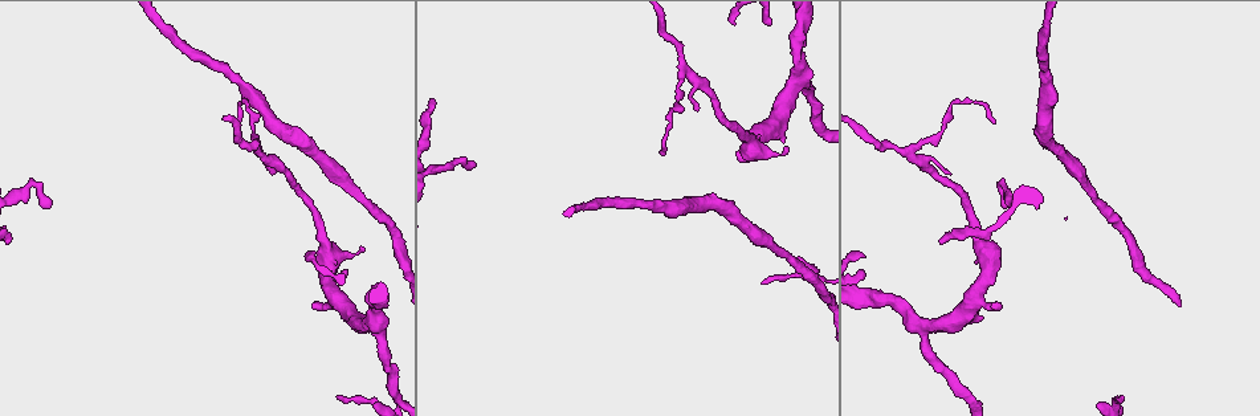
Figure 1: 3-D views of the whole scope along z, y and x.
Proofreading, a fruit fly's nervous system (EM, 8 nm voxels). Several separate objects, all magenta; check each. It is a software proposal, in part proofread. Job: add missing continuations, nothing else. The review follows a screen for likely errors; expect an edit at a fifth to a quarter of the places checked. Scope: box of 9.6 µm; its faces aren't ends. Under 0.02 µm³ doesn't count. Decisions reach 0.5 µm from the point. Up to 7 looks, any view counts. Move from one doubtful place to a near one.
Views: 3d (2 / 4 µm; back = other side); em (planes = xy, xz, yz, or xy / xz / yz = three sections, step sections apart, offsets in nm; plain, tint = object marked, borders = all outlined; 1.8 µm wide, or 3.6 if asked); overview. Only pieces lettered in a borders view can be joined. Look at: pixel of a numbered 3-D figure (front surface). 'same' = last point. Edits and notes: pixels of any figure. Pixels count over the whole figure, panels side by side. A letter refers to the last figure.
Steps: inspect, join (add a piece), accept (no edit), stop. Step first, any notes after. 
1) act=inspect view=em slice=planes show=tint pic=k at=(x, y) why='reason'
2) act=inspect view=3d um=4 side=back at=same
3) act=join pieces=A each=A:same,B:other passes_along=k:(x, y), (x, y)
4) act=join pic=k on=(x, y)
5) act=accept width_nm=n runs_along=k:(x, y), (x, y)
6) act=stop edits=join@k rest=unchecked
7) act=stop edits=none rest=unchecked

act=inspect view=3d um=4 pic=1 at=(241, 120) why='end of a long branch'

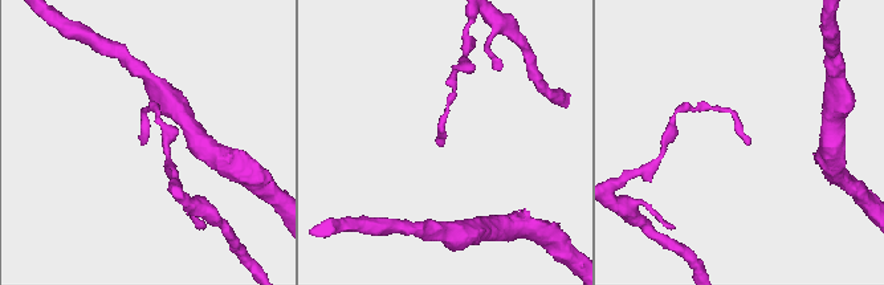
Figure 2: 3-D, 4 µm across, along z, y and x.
act=inspect view=em slice=planes show=borders pic=2 at=(441, 146)

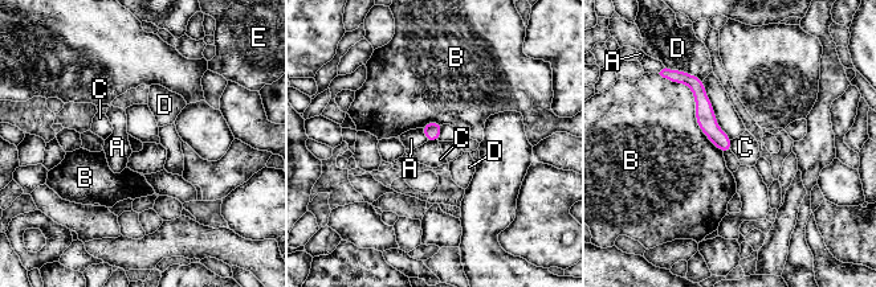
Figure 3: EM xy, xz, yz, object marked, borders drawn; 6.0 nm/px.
act=accept width_nm=100 each=A:other,B:other,C:other,D:other,E:other runs_along=3:(687, 77), (709, 127), (728, 147) found='no lettered piece goes on from it'

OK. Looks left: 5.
act=inspect view=em slice=yz step=4 show=borders pic=1 at=(1002, 206) why='branch stops here'

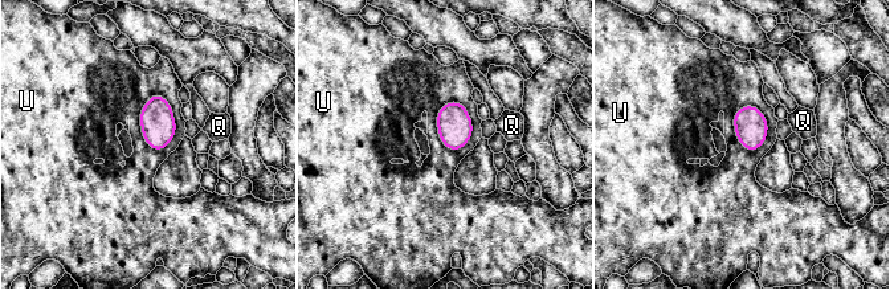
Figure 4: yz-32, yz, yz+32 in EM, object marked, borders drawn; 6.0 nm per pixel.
act=inspect view=em slice=planes show=borders at=same why='another direction'

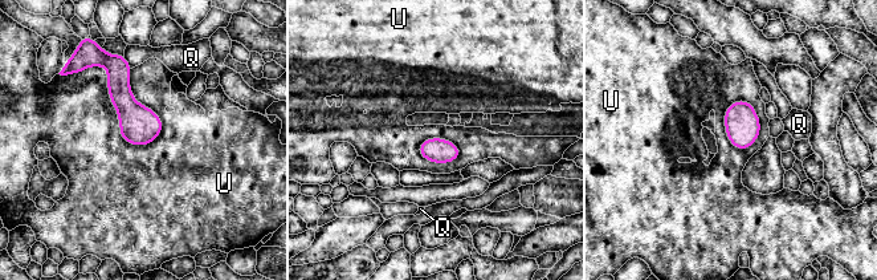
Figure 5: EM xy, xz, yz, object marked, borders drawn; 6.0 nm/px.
act=accept width_nm=160 each=Q:other,U:other border=5:(78, 72), (160, 134) found='no lettered piece goes on from it'

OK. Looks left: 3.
act=inspect view=3d um=2 pic=1 at=(741, 161) why='free end'

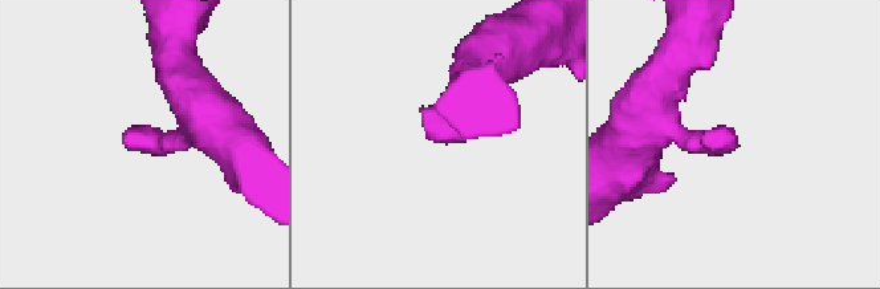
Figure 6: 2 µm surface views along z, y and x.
act=inspect view=em slice=planes show=plain pic=6 at=(731, 130) why='need the tissue'

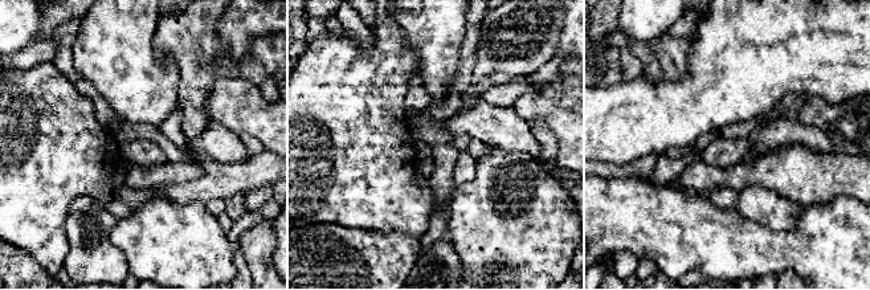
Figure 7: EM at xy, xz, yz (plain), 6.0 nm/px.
act=inspect view=em slice=planes show=borders at=same why='what lies round it'

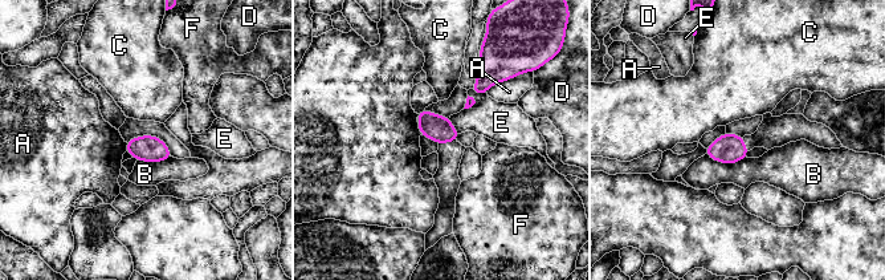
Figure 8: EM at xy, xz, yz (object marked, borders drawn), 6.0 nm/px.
act=accept width_nm=160 each=A:other,B:other,C:other,D:other,E:other,F:other border=8:(449, 117), (449, 121), (460, 133) found='no lettered piece goes on from it'

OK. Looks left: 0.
act=stop edits=none rest=unchecked

